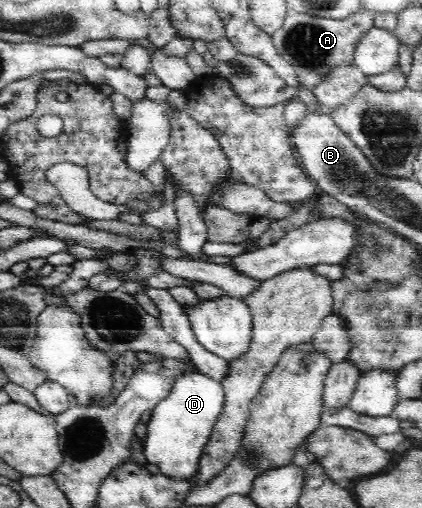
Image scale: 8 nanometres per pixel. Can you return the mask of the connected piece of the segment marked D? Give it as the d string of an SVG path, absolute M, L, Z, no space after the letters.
M185 357L182 364L186 368L177 376L169 396L152 408L141 458L146 463L156 464L160 473L172 480L190 481L196 476L201 452L224 408L225 393L221 384L196 369L189 357Z

